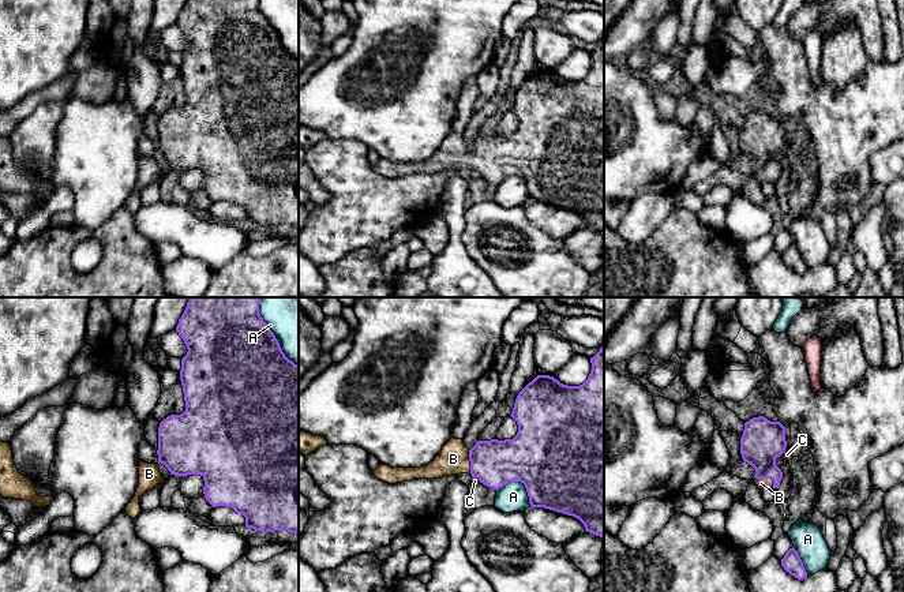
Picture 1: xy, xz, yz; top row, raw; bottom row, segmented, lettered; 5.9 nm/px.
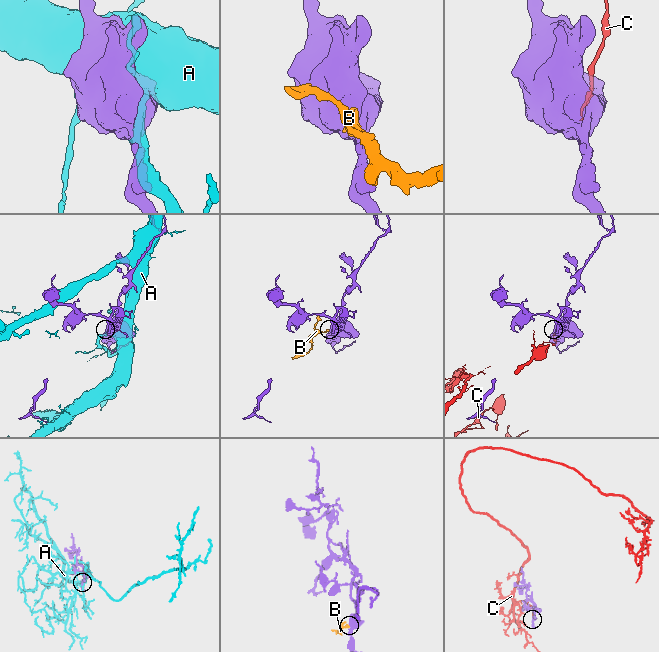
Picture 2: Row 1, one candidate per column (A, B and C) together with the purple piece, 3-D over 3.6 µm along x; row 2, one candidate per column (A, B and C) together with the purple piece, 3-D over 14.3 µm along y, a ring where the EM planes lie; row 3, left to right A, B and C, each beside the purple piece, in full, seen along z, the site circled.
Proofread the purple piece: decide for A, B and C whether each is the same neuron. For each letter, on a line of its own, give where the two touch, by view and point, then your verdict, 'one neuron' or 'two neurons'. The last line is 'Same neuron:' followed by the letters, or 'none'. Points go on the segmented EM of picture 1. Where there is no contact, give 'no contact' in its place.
A: xy (273, 333) | two neurons
B: yz (766, 478) | one neuron
C: yz (784, 449) | two neurons
Same neuron: B

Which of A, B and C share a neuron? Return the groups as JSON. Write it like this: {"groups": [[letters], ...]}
{"groups": [["A"], ["B"], ["C"]]}

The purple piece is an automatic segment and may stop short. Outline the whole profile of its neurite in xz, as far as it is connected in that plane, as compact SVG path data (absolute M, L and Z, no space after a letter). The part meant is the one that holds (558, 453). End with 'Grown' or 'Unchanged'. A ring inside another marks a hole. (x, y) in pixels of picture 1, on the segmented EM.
M604 345L590 357L592 370L579 386L567 386L549 375L537 375L517 396L511 417L518 424L513 439L477 441L469 450L462 439L451 438L434 461L420 468L393 468L379 465L374 475L389 484L413 479L439 479L470 473L484 486L499 490L509 482L521 482L532 507L544 507L578 518L586 532L604 537Z. Grown

